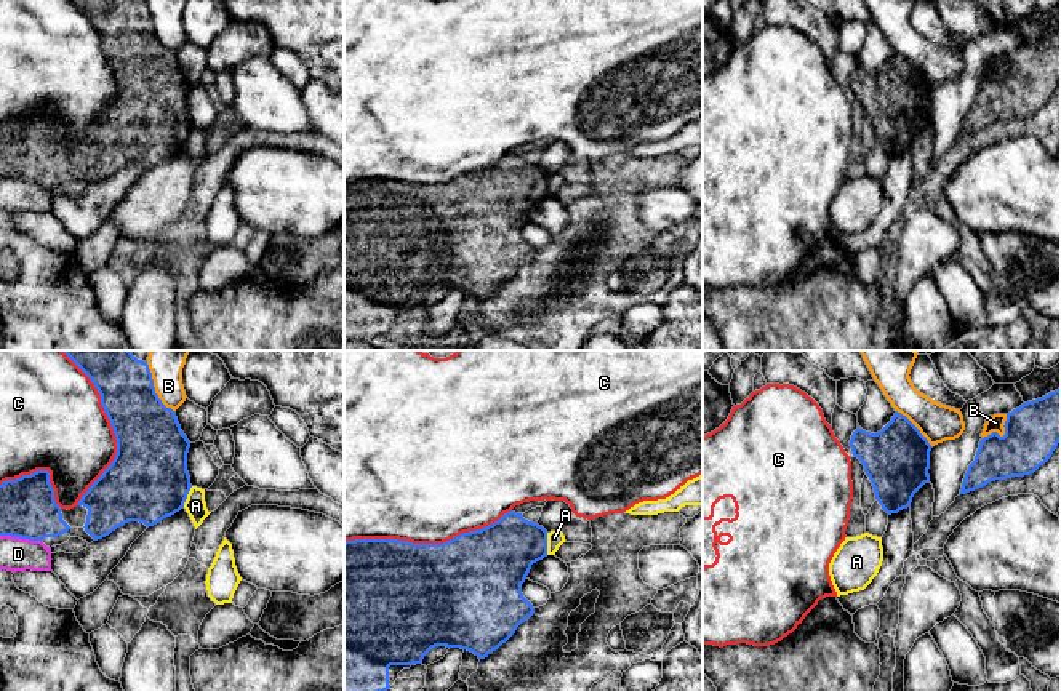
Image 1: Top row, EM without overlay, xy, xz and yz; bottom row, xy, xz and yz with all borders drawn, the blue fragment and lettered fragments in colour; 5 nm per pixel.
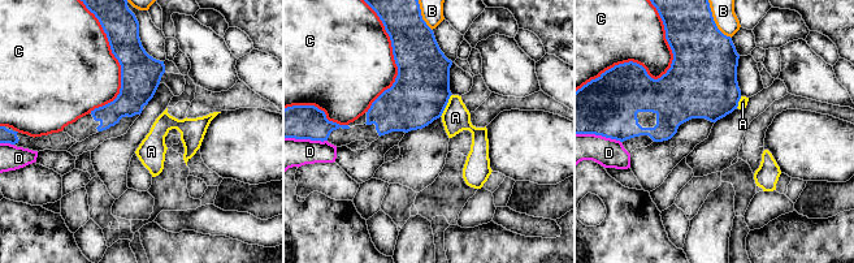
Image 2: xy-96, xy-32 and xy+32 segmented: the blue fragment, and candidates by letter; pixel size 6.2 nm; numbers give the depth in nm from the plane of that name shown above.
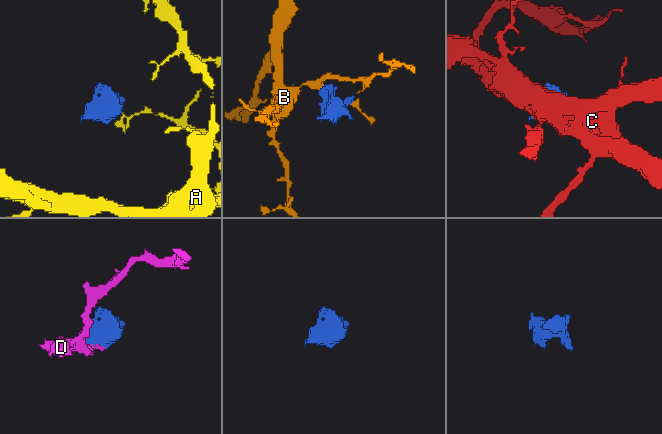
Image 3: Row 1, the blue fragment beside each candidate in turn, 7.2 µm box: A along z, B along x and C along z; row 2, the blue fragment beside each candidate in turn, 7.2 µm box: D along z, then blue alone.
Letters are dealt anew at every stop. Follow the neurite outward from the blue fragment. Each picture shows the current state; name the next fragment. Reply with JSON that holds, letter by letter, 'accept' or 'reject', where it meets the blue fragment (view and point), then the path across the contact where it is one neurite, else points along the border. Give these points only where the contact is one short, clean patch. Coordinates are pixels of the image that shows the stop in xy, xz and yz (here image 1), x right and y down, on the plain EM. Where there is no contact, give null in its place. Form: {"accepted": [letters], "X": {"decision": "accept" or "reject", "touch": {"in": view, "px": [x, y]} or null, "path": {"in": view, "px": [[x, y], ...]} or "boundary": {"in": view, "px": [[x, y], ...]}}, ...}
{"accepted": [], "A": {"decision": "reject", "touch": {"in": "xz", "px": [546, 186]}, "boundary": {"in": "xz", "px": [[546, 175], [548, 195]]}}, "B": {"decision": "reject", "touch": {"in": "xy", "px": [154, 29]}}, "C": {"decision": "reject", "touch": {"in": "xz", "px": [428, 186]}}, "D": {"decision": "reject", "touch": {"in": "xy", "px": [21, 179]}}}

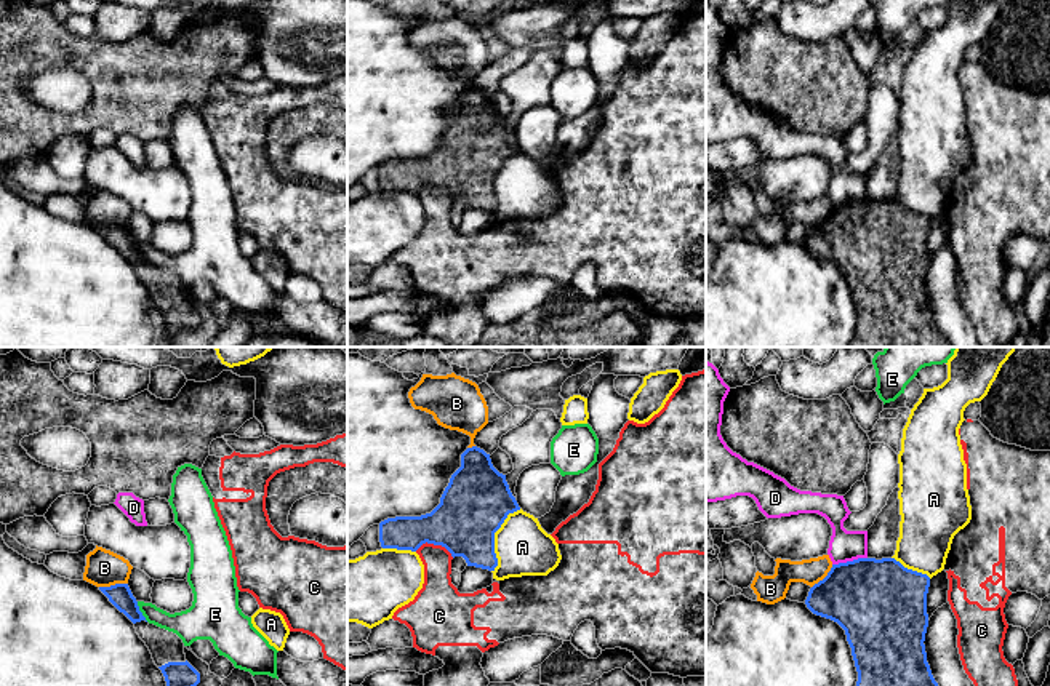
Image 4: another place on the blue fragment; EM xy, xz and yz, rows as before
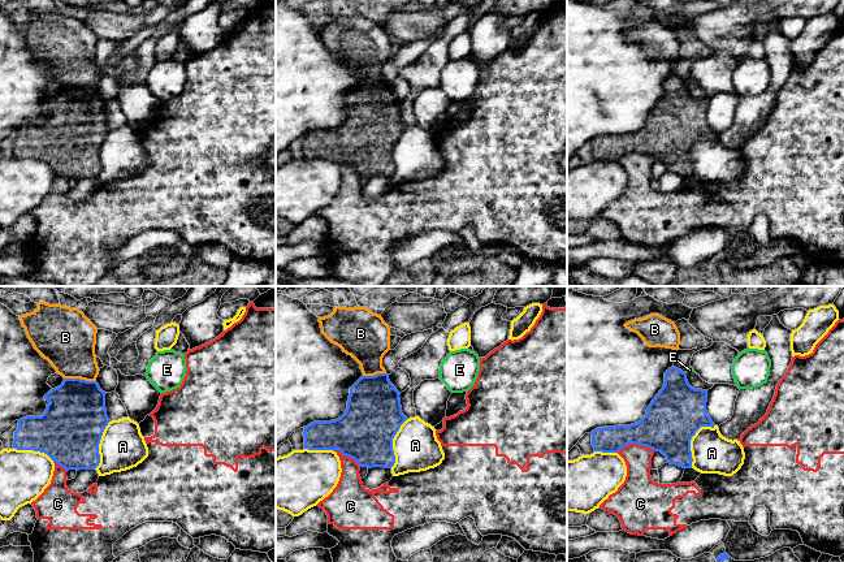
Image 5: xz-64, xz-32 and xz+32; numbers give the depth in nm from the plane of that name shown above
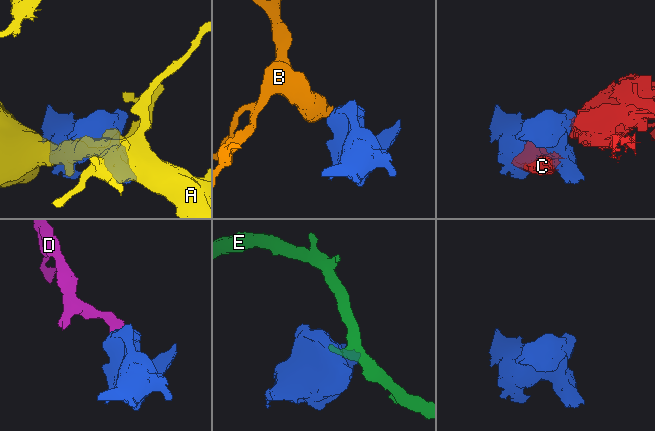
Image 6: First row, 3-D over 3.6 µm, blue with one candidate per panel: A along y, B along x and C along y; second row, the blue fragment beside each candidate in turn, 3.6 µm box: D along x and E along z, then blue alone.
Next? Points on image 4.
{"accepted": [], "A": {"decision": "reject", "touch": {"in": "xz", "px": [493, 179]}}, "B": {"decision": "reject", "touch": {"in": "xy", "px": [112, 227]}, "boundary": {"in": "xy", "px": [[127, 224], [100, 229]]}}, "C": {"decision": "reject", "touch": {"in": "xz", "px": [434, 186]}}, "D": {"decision": "reject", "touch": {"in": "yz", "px": [849, 203]}, "boundary": {"in": "yz", "px": [[866, 199], [833, 207]]}}, "E": {"decision": "reject", "touch": {"in": "xy", "px": [140, 253]}, "boundary": {"in": "xy", "px": [[136, 243], [148, 263]]}}}

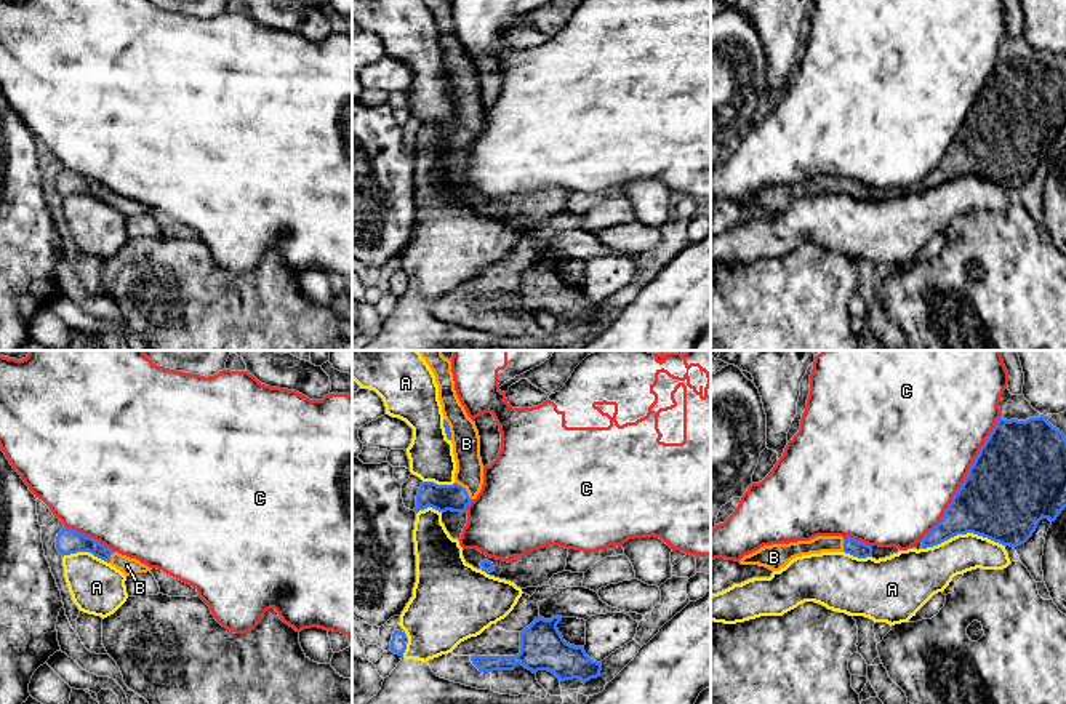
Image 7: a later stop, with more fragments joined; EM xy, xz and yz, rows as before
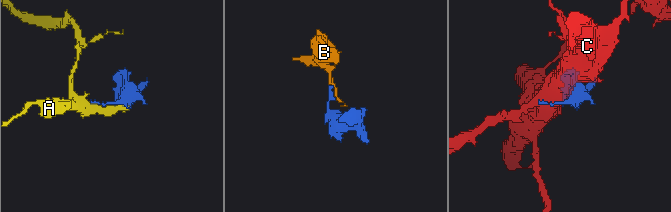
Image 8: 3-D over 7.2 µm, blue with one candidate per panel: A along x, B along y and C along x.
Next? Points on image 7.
{"accepted": ["B"], "A": {"decision": "reject", "touch": {"in": "yz", "px": [964, 175]}}, "B": {"decision": "accept", "touch": {"in": "xz", "px": [464, 132]}}, "C": {"decision": "reject", "touch": {"in": "yz", "px": [965, 120]}}}

